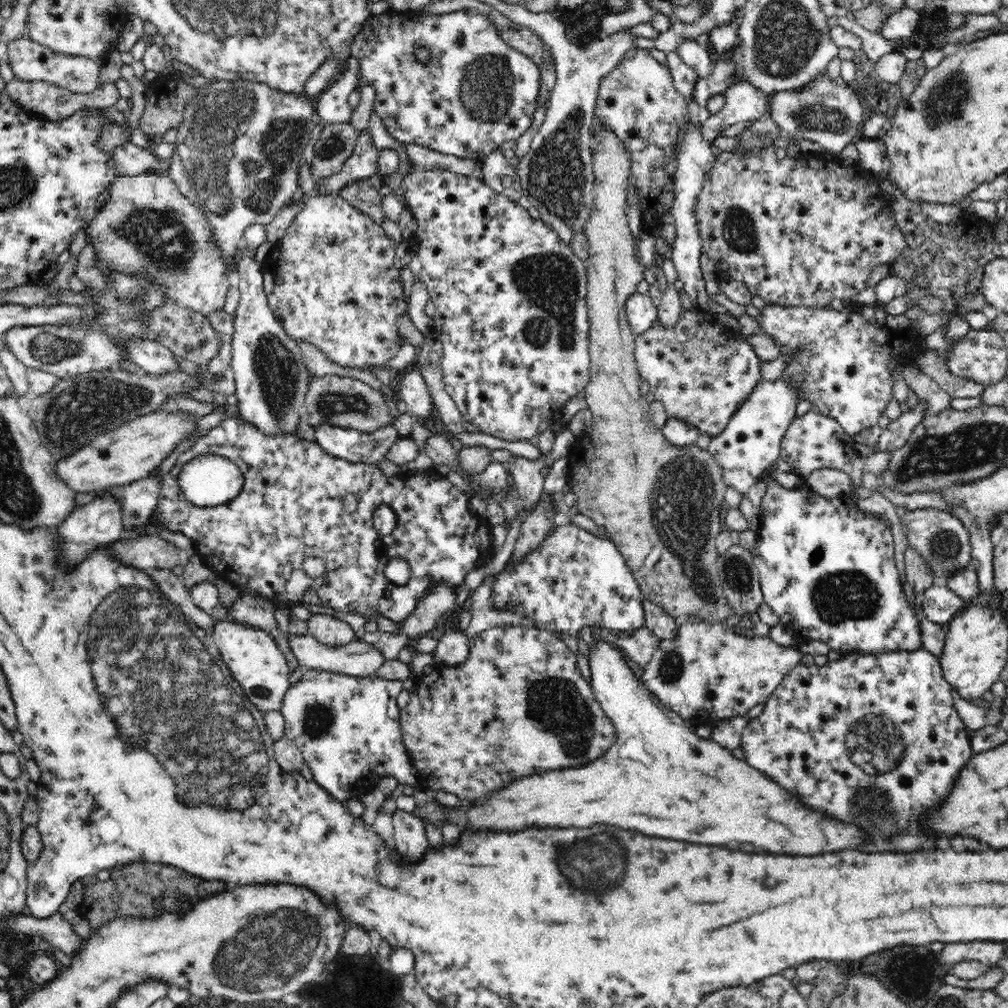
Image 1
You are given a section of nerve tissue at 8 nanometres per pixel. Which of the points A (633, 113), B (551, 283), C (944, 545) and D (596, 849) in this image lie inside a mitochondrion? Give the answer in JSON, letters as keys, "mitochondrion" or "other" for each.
{"A":"other","B":"mitochondrion","C":"mitochondrion","D":"mitochondrion"}

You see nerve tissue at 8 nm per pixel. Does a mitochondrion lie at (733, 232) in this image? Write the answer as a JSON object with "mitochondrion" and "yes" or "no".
{"mitochondrion":"yes"}

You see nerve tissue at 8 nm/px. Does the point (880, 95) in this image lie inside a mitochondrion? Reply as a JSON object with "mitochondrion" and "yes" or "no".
{"mitochondrion":"no"}

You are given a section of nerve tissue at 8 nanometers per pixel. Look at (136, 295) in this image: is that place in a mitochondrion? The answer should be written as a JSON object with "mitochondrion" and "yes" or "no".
{"mitochondrion":"yes"}

